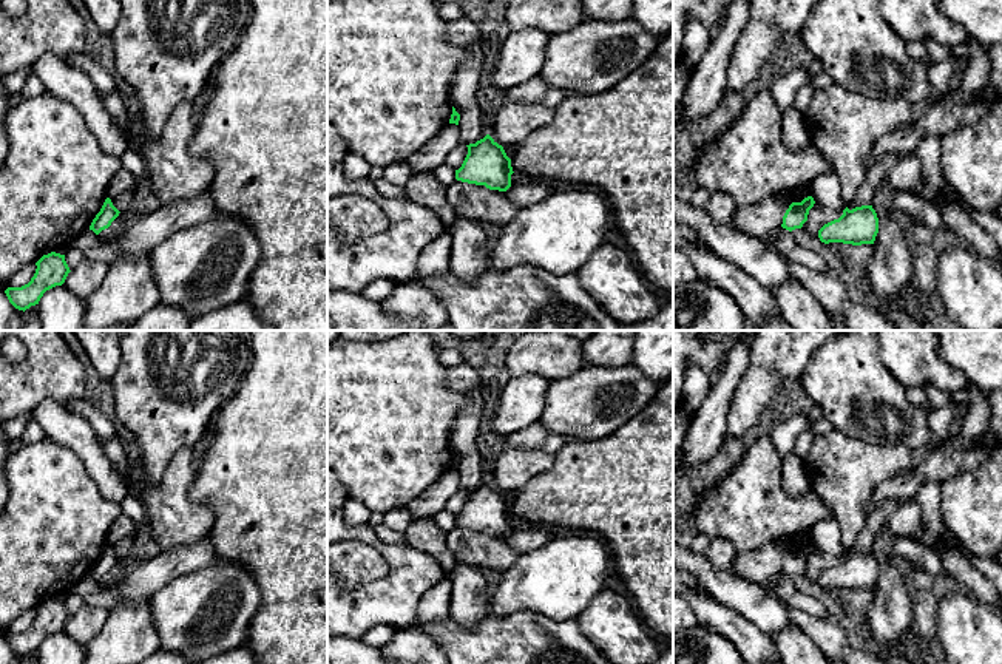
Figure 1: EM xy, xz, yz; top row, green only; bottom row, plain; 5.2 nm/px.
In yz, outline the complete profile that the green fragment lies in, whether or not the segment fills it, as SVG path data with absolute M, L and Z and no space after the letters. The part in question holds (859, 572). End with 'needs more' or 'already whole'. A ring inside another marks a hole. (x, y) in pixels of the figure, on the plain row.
M872 551L843 556L838 565L824 570L818 576L821 588L843 588L852 591L874 590L878 579L878 564Z | already whole

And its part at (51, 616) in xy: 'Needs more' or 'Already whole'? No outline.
Already whole

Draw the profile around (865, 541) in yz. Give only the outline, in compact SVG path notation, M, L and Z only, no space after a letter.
M891 499L888 500L885 505L882 505L877 511L874 511L863 530L860 531L854 547L848 551L849 556L855 554L855 553L862 553L862 551L872 551L872 545L874 545L874 539L878 530L883 528L883 523L886 520L886 517L899 510L905 502L899 500L899 499Z

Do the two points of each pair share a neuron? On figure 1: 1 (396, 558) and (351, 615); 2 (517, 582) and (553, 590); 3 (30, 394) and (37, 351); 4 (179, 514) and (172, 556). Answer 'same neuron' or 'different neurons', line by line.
1: same neuron
2: same neuron
3: same neuron
4: different neurons

